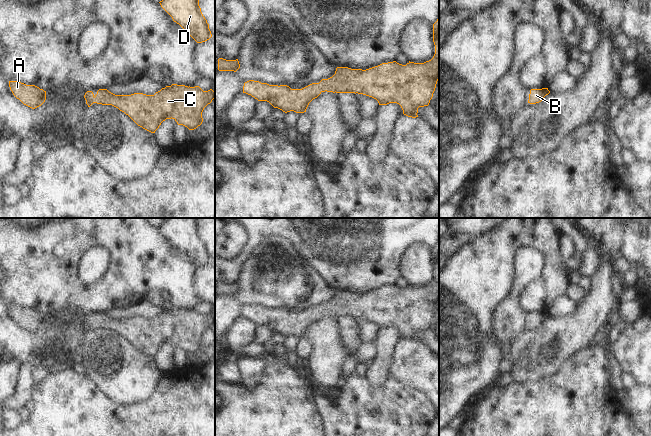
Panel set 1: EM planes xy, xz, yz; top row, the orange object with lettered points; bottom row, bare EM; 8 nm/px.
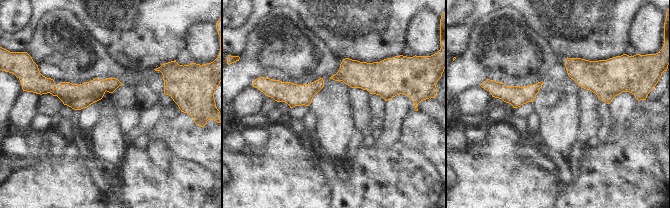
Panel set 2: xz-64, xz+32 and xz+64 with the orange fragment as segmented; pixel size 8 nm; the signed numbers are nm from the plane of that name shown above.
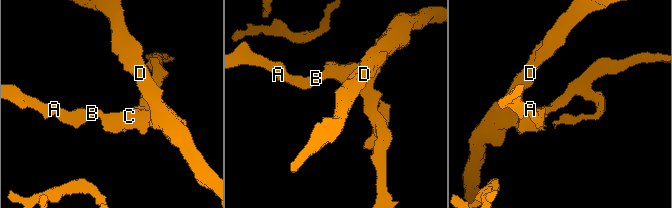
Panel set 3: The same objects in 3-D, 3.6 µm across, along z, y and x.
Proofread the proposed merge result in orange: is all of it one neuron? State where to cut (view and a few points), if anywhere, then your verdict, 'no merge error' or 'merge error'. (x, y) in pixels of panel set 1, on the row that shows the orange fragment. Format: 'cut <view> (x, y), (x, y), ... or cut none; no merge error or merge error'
cut none; no merge error

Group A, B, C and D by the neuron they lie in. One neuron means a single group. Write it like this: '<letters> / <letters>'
A B C D

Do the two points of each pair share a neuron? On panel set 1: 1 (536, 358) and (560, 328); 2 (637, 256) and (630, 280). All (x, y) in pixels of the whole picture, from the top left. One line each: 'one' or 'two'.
1: one
2: two

